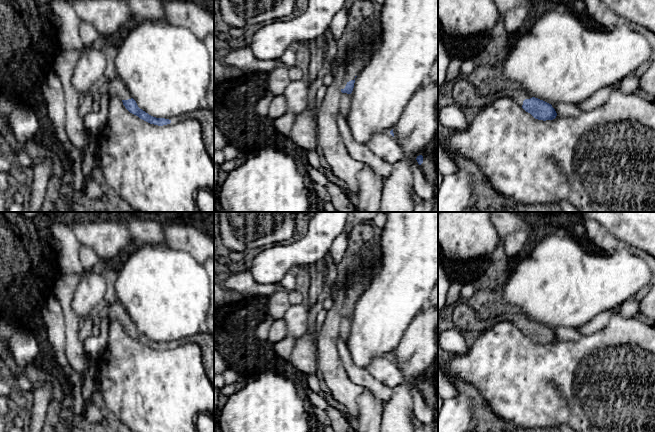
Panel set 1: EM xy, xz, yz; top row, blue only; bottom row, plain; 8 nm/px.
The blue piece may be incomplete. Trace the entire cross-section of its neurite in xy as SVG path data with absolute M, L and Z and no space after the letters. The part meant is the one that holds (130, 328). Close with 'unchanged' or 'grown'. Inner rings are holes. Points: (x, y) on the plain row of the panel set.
M110 299L109 301L106 301L104 312L108 316L110 322L114 320L119 321L122 324L125 332L130 337L138 340L140 343L158 350L163 350L171 347L171 344L169 343L153 341L140 333L136 325L132 322L132 319L128 315L126 309L119 301L115 299Z | grown

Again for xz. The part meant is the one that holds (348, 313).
M367 277L364 281L359 282L354 286L346 287L346 296L342 306L341 316L351 318L354 312L355 302L360 298L367 288L370 278Z | grown

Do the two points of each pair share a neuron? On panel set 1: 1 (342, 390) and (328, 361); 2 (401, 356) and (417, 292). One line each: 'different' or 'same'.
1: same
2: different

